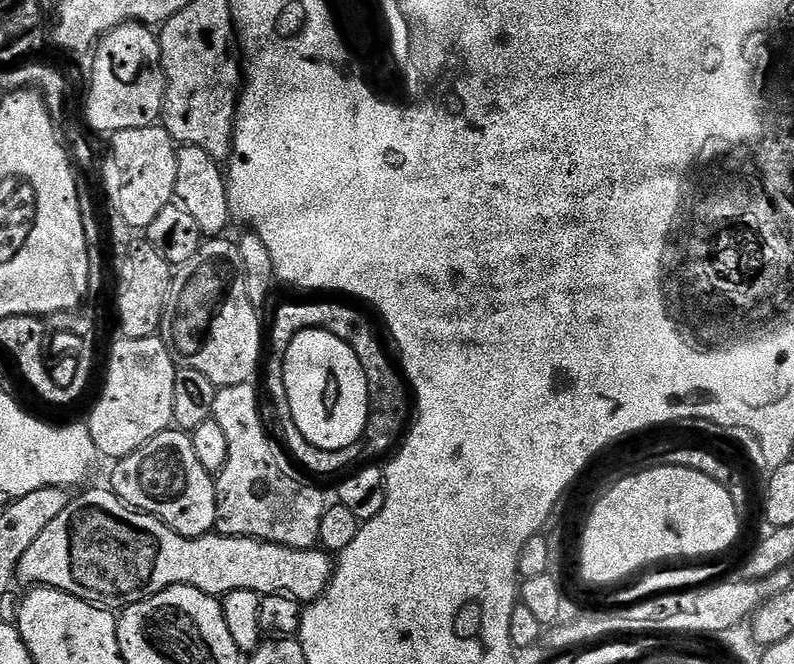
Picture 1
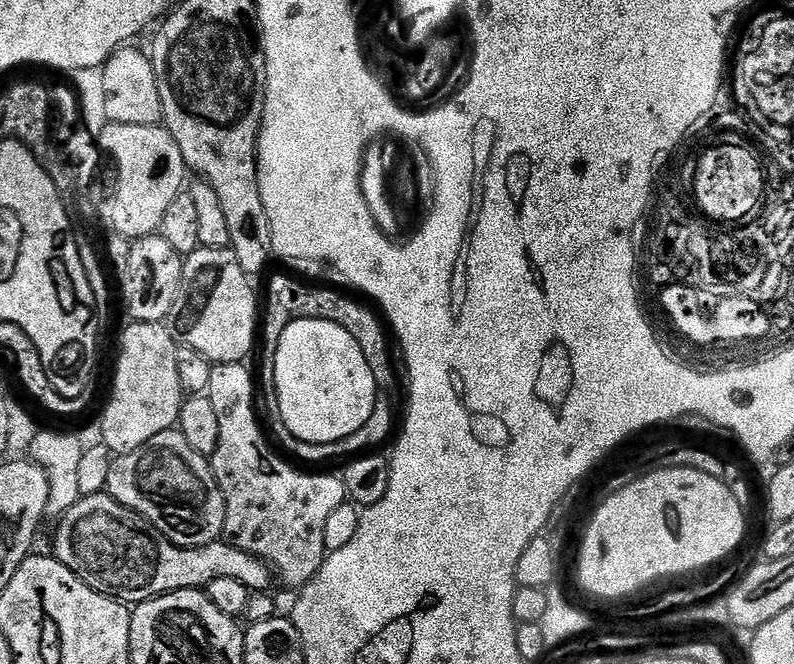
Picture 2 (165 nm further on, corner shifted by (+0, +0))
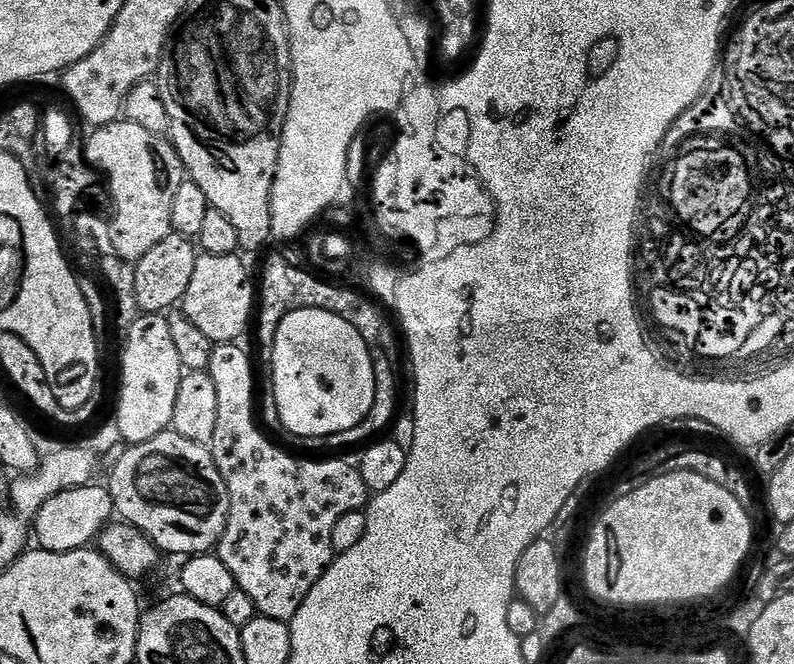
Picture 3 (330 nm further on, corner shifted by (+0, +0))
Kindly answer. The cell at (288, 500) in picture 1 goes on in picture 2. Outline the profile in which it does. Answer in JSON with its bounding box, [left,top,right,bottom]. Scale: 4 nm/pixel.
[207,362,346,590]

